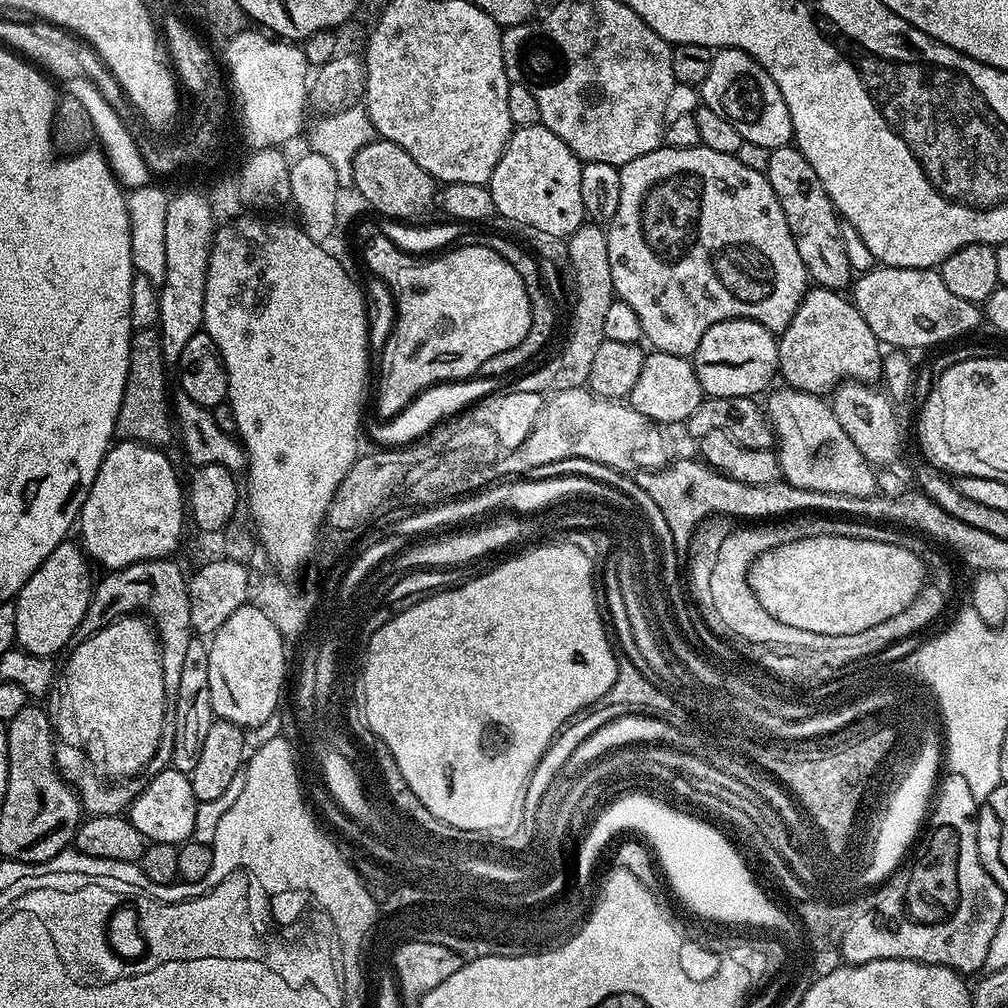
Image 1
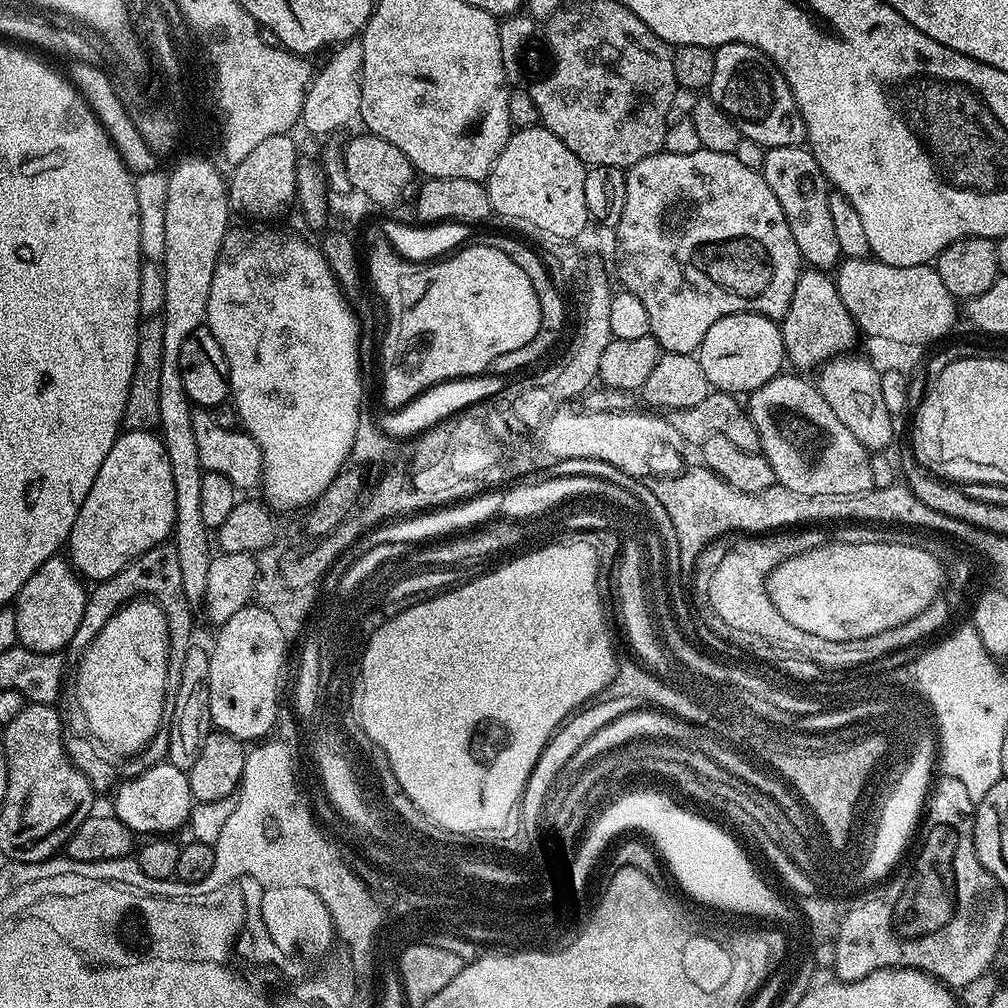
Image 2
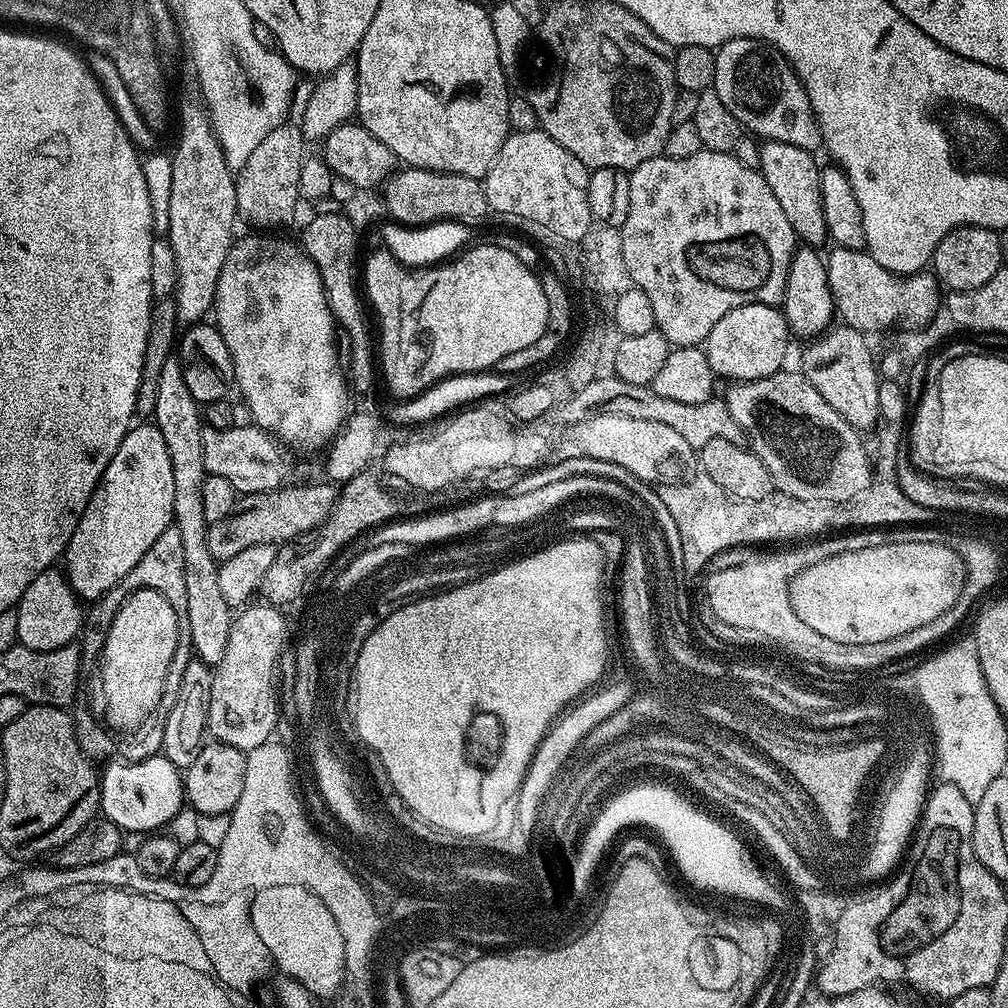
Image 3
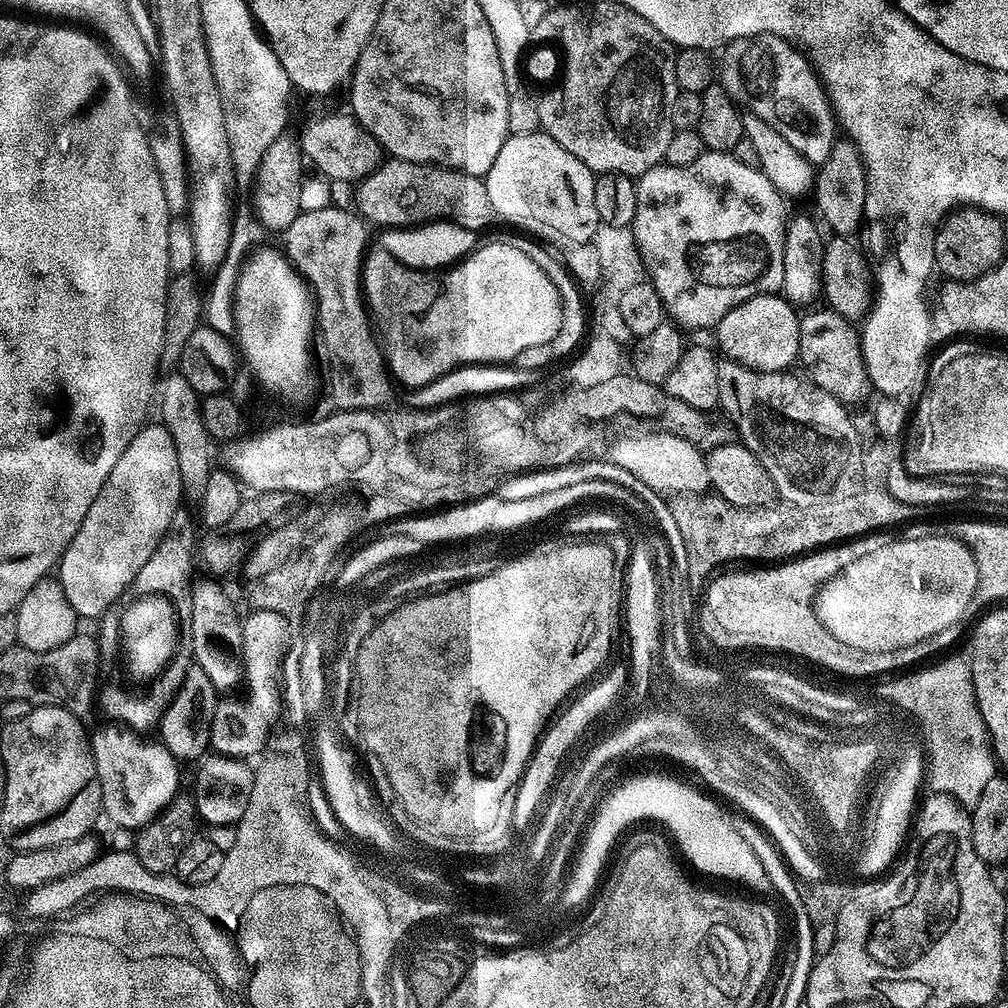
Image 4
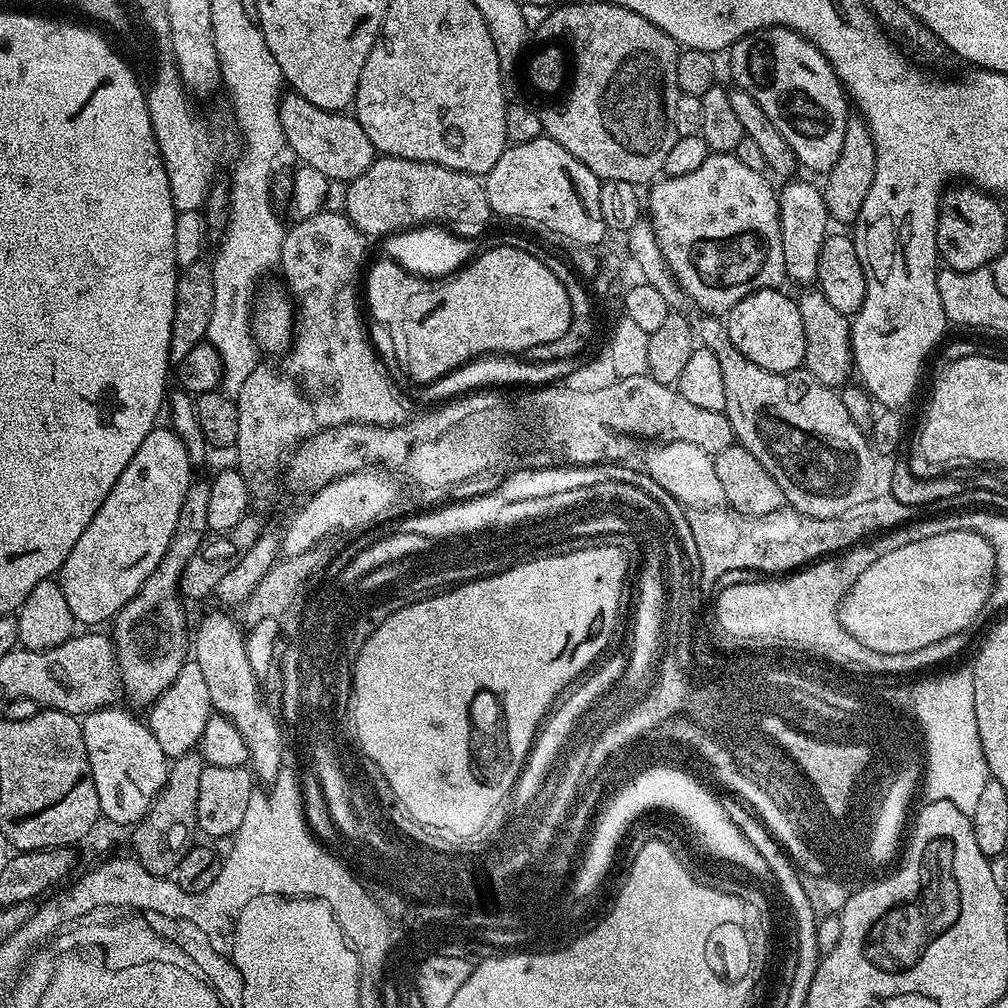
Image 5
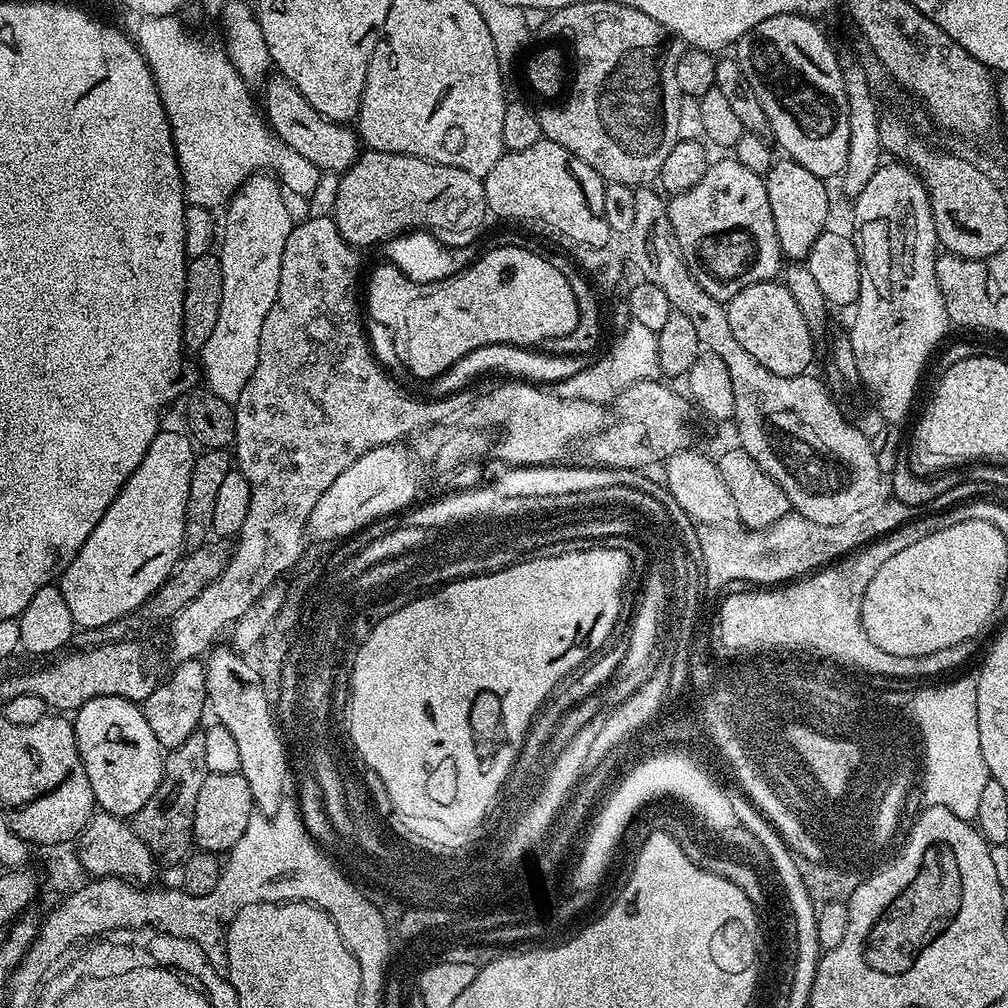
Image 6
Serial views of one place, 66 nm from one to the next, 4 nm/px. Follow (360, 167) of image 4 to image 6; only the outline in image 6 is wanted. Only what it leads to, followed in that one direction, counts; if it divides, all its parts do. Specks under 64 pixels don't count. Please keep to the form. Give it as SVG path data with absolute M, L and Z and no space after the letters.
M279 74L269 75L262 86L263 111L266 113L269 127L283 144L290 146L290 150L296 151L297 154L302 154L302 158L314 162L314 166L318 166L321 173L342 174L352 167L362 151L362 144L357 133L347 123L328 120L322 114L318 114L318 110L314 110L314 106L310 106L306 98L302 98L297 88Z

